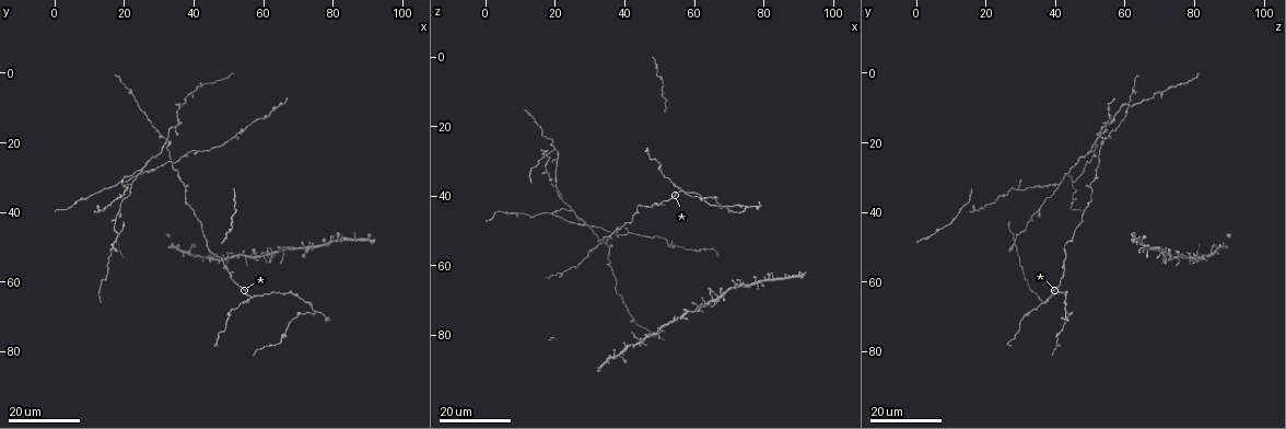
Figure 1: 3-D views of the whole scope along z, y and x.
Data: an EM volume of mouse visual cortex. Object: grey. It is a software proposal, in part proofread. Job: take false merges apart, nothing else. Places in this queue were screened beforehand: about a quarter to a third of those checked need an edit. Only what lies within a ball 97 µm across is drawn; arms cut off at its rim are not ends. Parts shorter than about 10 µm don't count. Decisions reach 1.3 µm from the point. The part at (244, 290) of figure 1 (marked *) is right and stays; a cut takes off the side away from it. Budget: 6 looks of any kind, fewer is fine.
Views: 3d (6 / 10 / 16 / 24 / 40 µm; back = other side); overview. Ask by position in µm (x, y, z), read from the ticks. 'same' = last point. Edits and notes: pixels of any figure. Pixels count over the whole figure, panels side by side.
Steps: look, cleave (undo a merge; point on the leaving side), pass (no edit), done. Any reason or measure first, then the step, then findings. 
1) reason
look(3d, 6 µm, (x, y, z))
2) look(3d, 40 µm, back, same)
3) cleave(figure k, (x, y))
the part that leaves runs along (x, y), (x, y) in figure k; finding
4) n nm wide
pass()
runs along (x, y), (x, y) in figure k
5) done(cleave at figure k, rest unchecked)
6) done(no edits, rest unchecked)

side arm on a straight run
look(3d, 16 µm, (56.5, 65.0, 39.0))

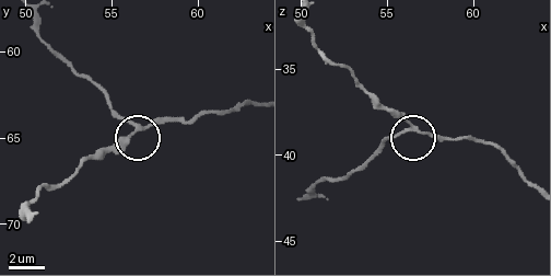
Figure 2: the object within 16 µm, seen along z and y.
look(3d, 6 µm, (56.5, 64.6, 38.5))

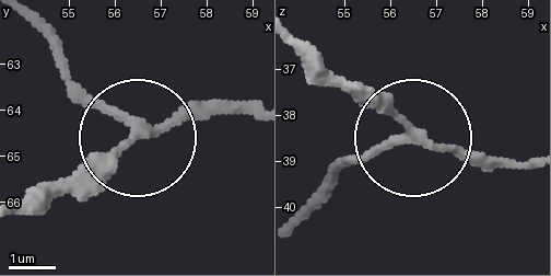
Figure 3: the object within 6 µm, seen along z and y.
200 nm wide
pass()
runs along (320, 194), (407, 135), (332, 72) in figure 3; all the same neuron

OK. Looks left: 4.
two arms in line, one across
look(3d, 24 µm, (74.5, 69.0, 43.0))

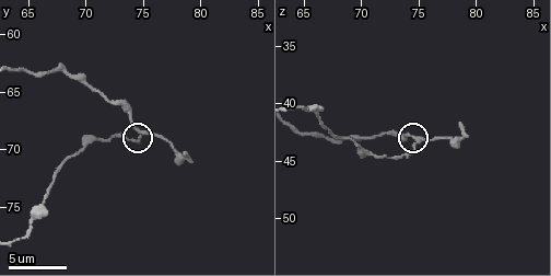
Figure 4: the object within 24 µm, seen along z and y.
closer look
look(3d, 6 µm, (74.8, 69.0, 43.6))

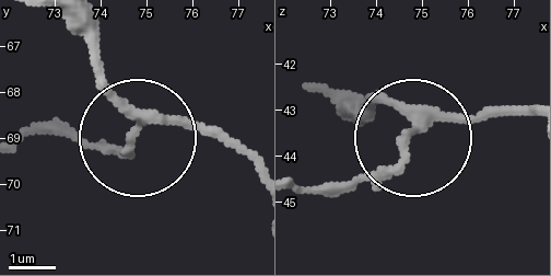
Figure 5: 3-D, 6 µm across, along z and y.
190 nm wide
pass()
runs along (59, 20), (129, 137), (94, 149), (50, 129) in figure 5; continuous, no second neuron

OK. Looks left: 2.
small branch off a trunk
look(3d, 16 µm, (66.0, 50.5, 70.0))

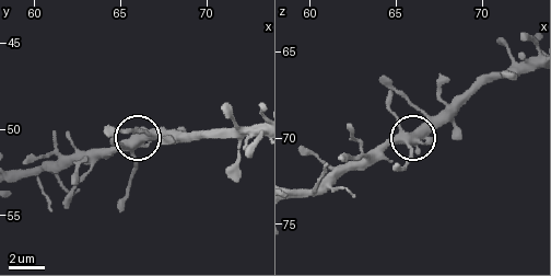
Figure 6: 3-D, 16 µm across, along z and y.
look(3d, 6 µm, (65.2, 50.9, 69.6))

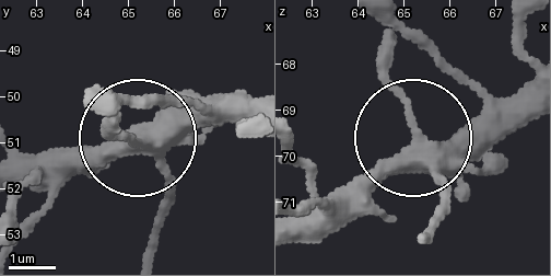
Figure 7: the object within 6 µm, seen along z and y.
360 nm wide
pass()
one neuron here

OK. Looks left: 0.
done(no edits, rest unchecked)

